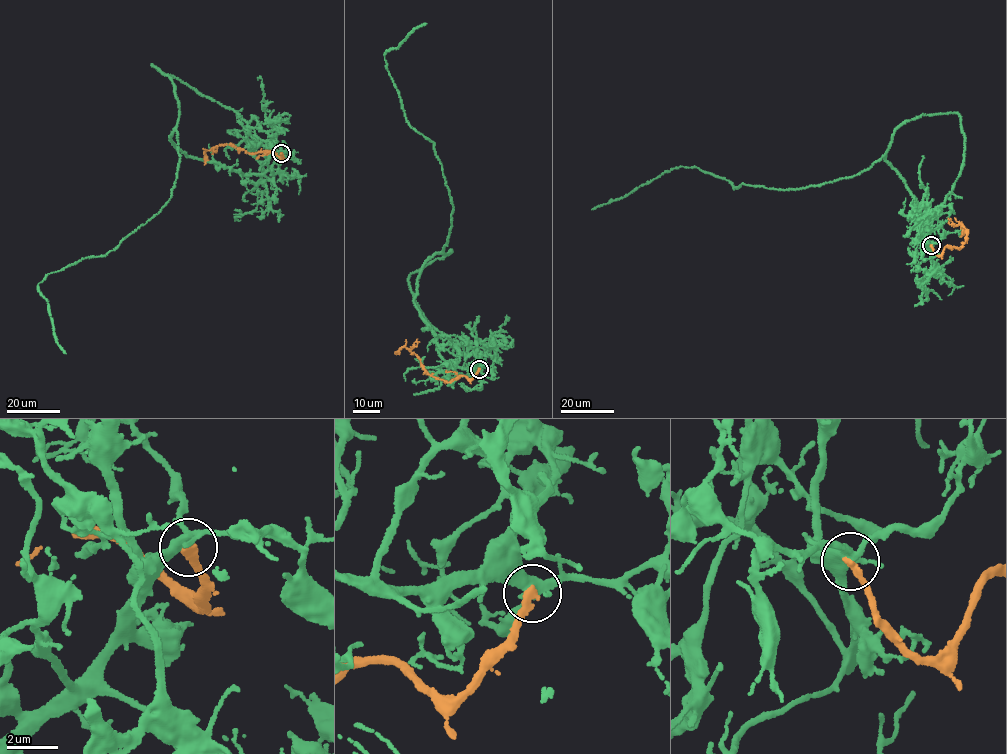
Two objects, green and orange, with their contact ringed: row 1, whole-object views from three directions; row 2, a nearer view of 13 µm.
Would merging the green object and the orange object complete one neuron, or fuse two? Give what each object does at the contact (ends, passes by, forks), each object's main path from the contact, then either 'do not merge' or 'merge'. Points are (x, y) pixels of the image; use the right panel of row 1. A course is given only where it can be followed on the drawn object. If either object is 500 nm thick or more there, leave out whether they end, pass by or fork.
green forks; orange ends; course green (931, 245), (930, 257), (917, 203), (883, 156), (852, 176), (784, 190), (734, 188), (680, 166), (591, 209); course orange (931, 245), (939, 256), (947, 246), (961, 246), (967, 234), (959, 223), (963, 227), (960, 236); do not merge

